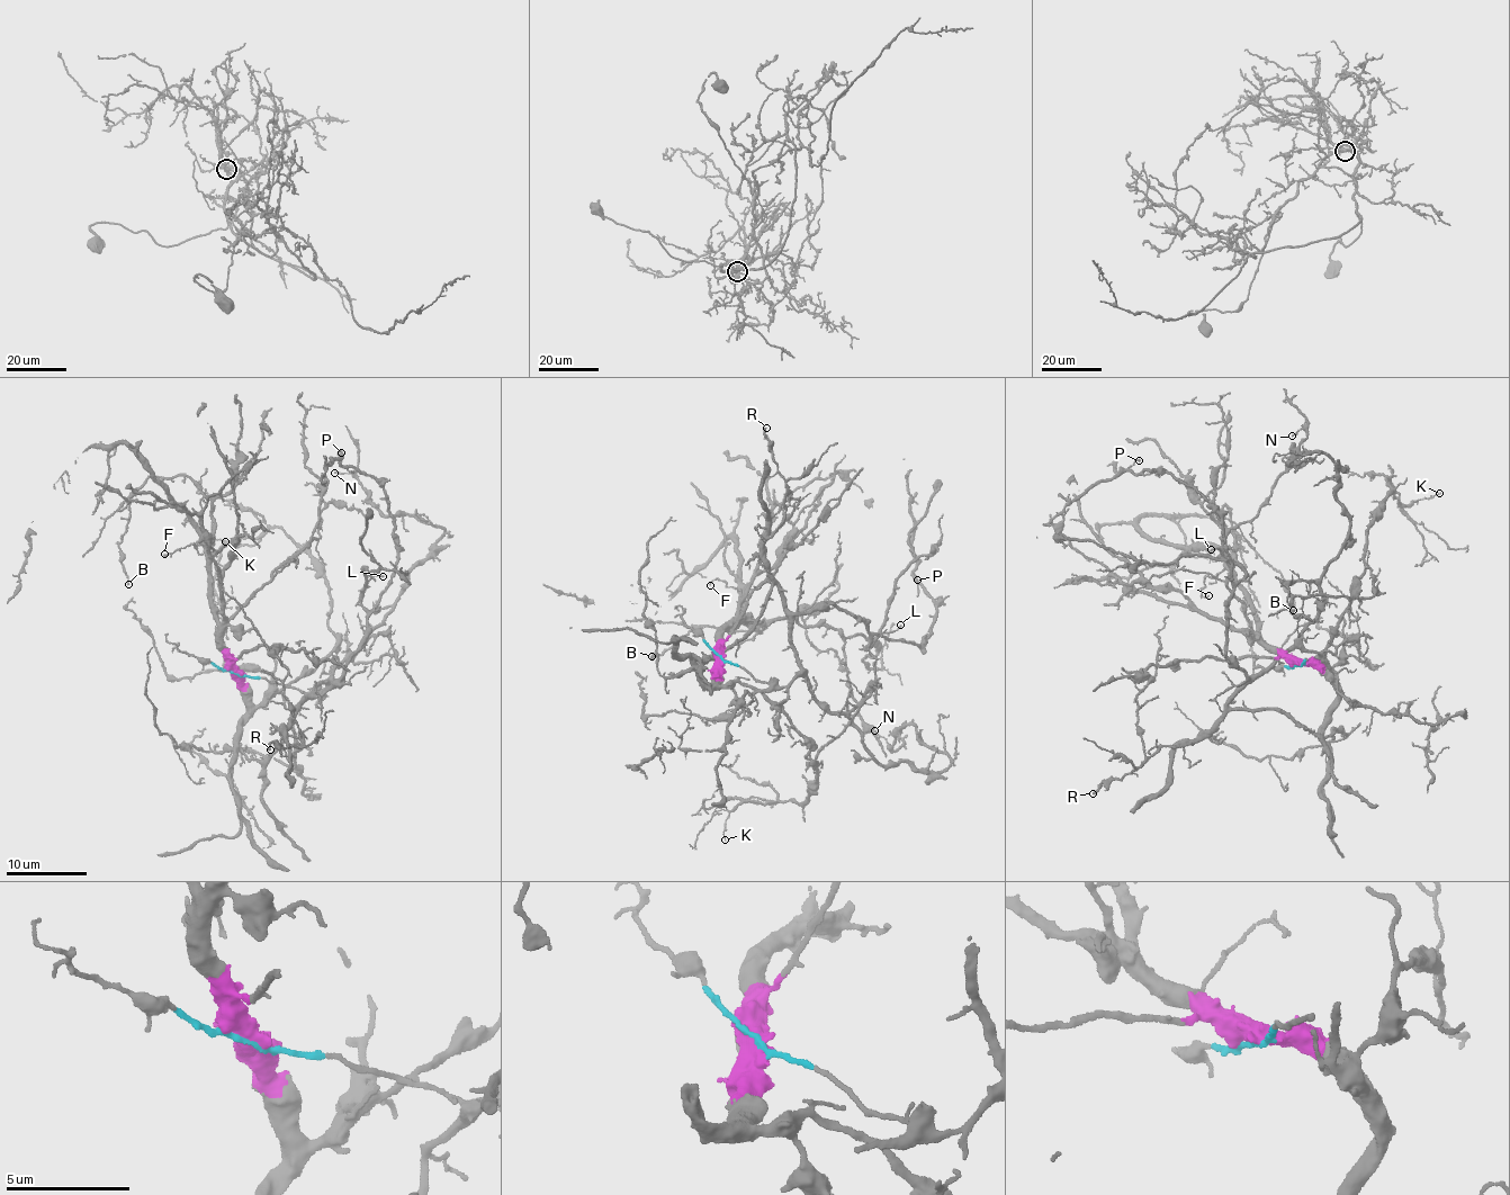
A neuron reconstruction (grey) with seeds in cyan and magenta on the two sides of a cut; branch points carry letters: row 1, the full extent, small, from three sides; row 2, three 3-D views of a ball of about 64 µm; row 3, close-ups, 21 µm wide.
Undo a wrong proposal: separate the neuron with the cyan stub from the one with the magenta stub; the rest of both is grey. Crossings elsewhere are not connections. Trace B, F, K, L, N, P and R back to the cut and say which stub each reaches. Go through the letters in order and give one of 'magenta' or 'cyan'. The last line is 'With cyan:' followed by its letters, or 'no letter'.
B: magenta
F: magenta
K: magenta
L: cyan
N: cyan
P: cyan
R: cyan
With cyan: L, N, P, R

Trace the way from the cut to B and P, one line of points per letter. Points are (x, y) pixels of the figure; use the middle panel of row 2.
B: (720, 656), (724, 628), (730, 631), (747, 620), (761, 632), (766, 622), (751, 630), (699, 626), (652, 656)
P: (718, 656), (787, 685), (799, 670), (797, 612), (833, 605), (919, 647), (937, 609), (916, 569), (917, 581)

